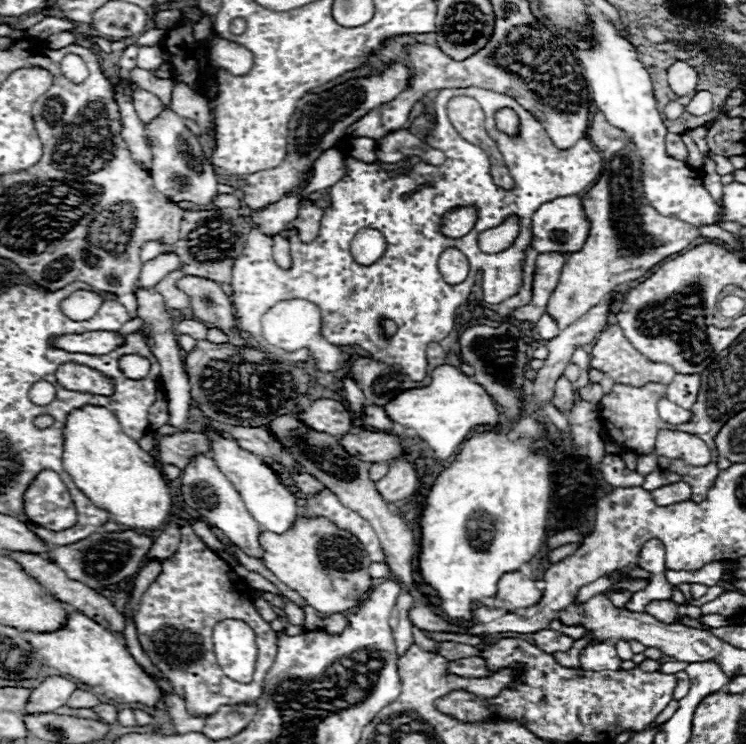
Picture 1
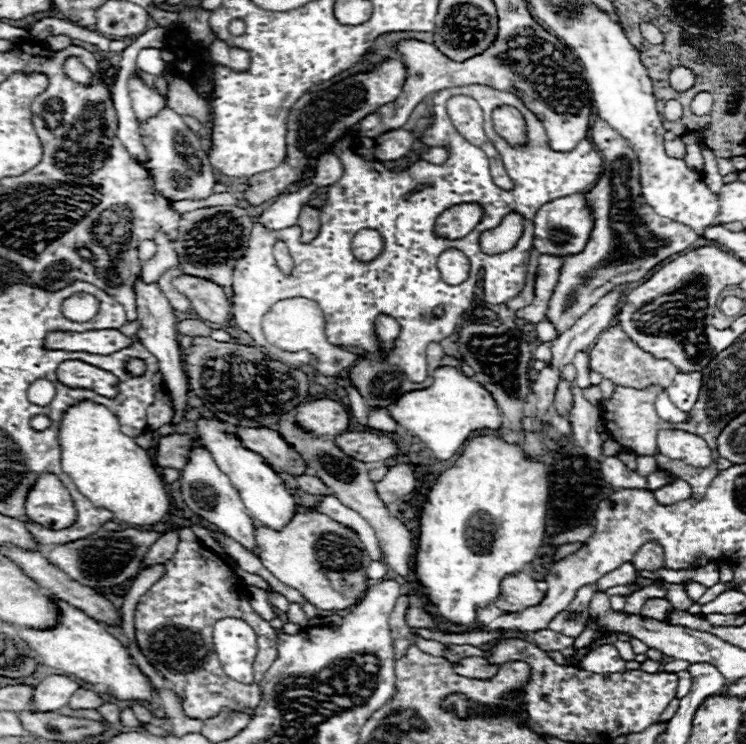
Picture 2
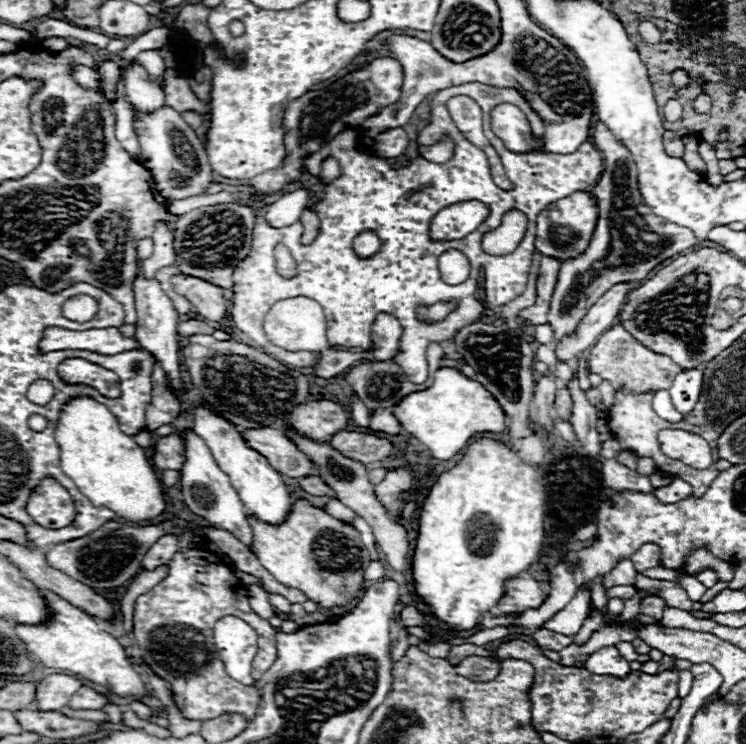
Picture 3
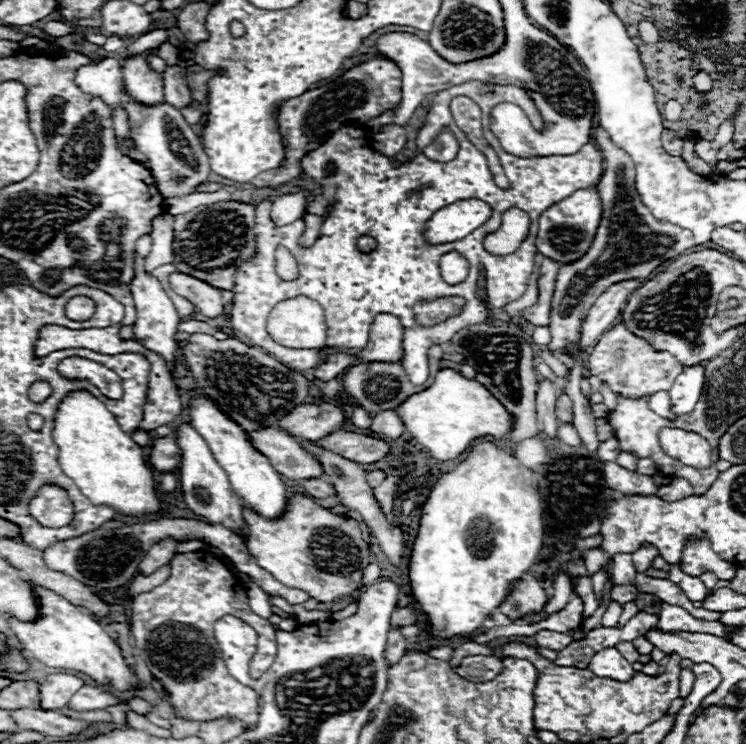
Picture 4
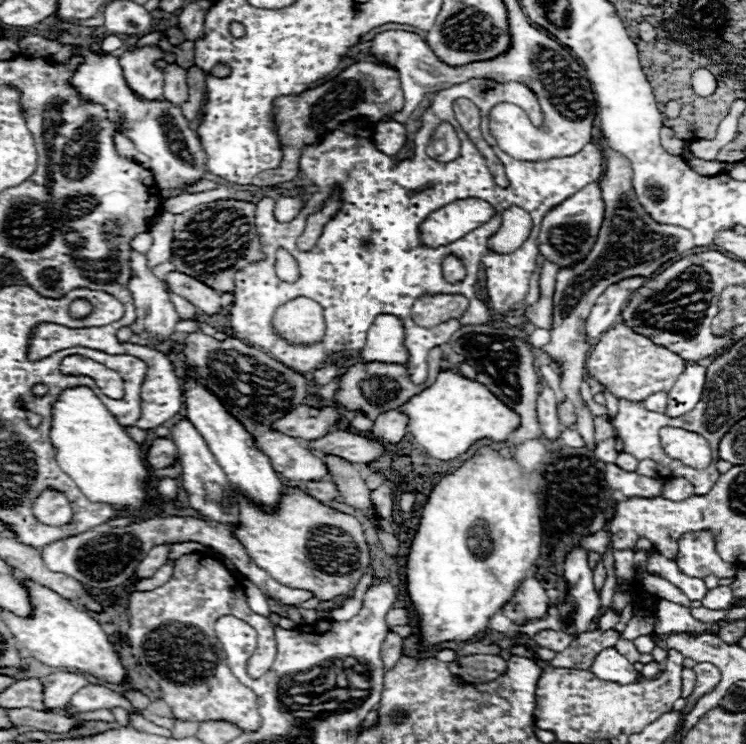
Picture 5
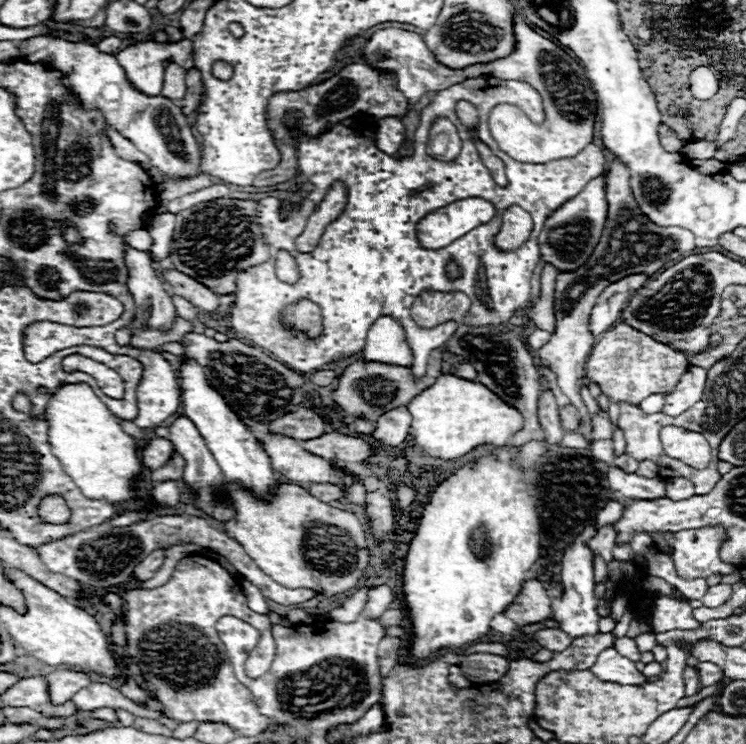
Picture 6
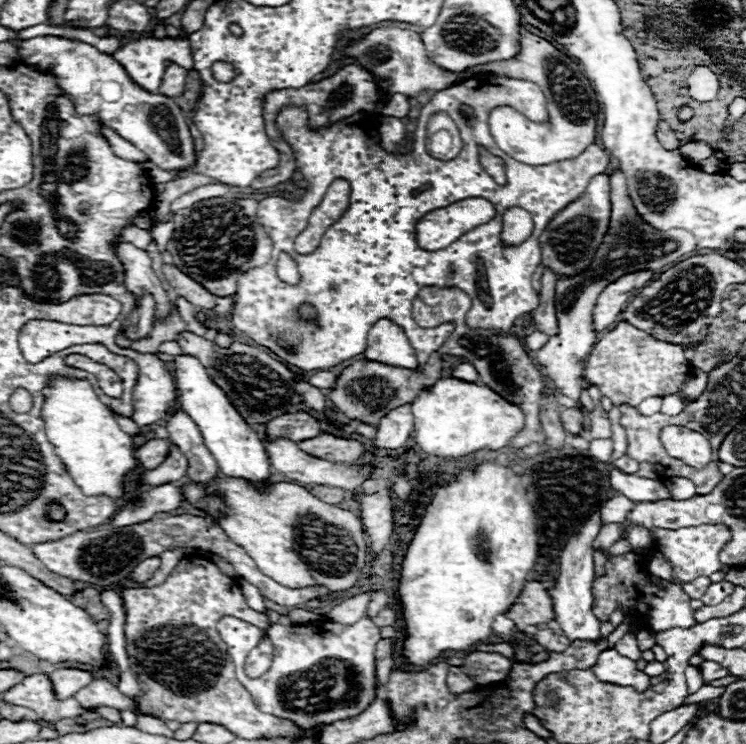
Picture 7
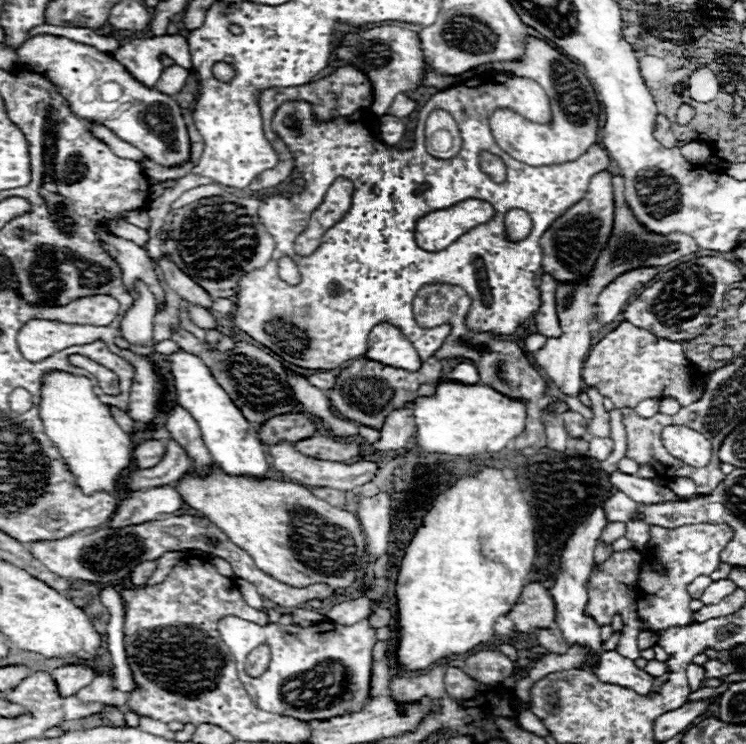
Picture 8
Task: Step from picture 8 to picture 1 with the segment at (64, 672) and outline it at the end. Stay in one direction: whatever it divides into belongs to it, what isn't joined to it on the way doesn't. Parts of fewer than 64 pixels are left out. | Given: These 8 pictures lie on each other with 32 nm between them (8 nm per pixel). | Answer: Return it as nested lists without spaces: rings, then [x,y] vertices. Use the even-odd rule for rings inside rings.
[[[48,676],[38,688],[32,690],[26,714],[46,714],[54,712],[68,702],[72,692],[76,690],[76,682],[64,676]]]

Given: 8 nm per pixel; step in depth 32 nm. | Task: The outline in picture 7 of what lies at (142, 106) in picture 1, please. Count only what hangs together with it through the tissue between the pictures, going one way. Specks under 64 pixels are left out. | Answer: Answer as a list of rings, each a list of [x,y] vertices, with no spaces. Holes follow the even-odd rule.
[[[170,38],[134,40],[118,48],[112,56],[126,68],[128,76],[148,92],[158,92],[166,68],[164,60],[172,60],[186,70],[194,66],[190,42],[170,42]]]

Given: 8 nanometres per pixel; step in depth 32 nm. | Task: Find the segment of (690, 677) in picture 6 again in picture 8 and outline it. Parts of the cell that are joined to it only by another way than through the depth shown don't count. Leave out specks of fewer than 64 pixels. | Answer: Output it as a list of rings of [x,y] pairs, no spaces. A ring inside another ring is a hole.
[[[690,664],[690,666],[688,666],[686,676],[688,676],[688,682],[690,682],[690,688],[692,688],[692,690],[698,690],[698,684],[700,684],[700,680],[702,680],[704,674],[706,674],[704,666],[700,666],[700,664]]]

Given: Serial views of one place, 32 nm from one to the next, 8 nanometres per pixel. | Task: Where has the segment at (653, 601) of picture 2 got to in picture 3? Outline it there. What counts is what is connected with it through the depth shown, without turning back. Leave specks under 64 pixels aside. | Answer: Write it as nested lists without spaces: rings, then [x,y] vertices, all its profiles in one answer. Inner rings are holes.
[[[646,596],[640,602],[640,612],[648,614],[648,616],[656,616],[656,620],[660,620],[664,606],[666,606],[666,602],[662,598],[658,598],[658,596]]]

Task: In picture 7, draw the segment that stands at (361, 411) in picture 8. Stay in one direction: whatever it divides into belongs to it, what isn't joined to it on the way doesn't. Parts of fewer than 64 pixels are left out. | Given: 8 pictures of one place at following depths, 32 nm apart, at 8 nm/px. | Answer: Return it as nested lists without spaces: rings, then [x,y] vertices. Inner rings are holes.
[[[436,352],[428,358],[422,374],[416,374],[406,368],[372,362],[372,360],[356,360],[342,370],[342,374],[336,380],[336,386],[328,392],[328,398],[348,418],[360,420],[372,426],[380,426],[382,416],[386,416],[390,410],[398,406],[412,402],[420,394],[422,386],[432,386],[440,376],[442,376],[442,358]]]

